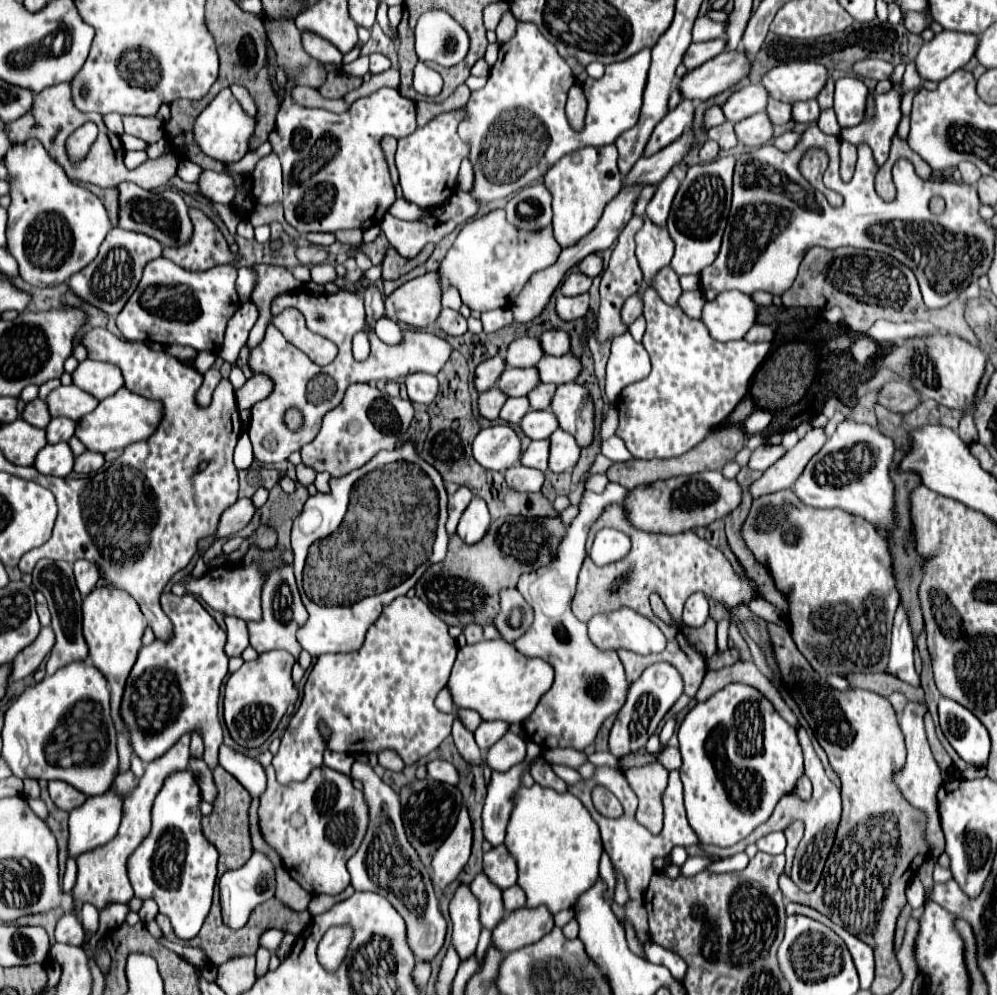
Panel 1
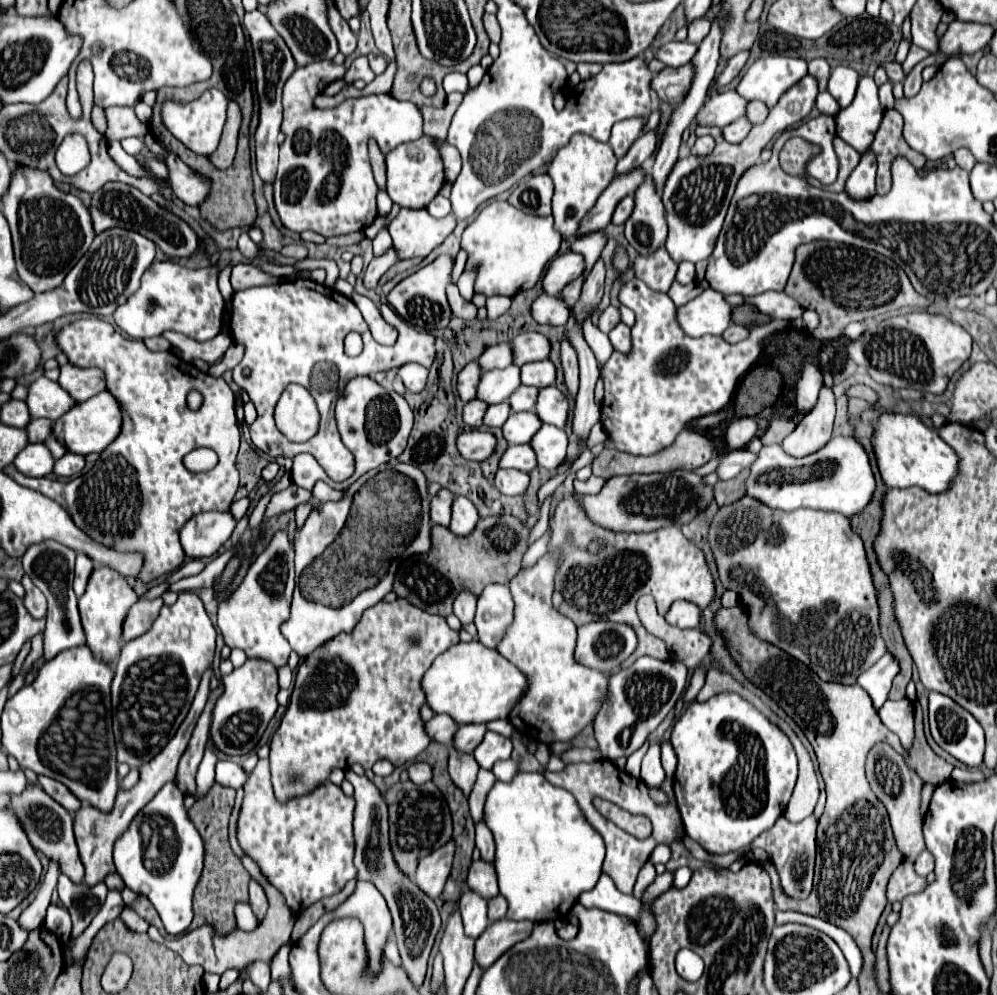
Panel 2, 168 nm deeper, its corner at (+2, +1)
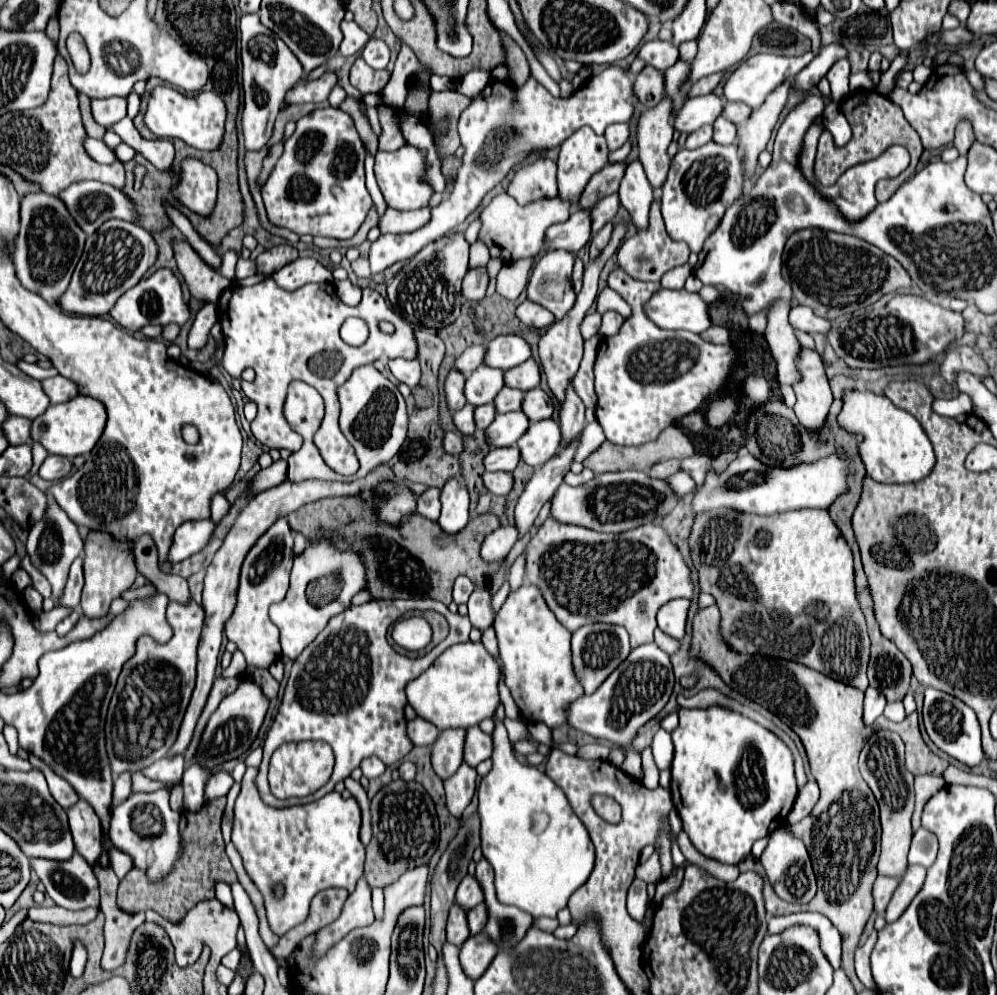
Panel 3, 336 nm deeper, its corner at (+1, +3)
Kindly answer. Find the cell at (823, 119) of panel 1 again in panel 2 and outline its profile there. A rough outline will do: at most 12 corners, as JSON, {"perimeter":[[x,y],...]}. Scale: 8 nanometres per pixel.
{"perimeter":[[828,90],[818,94],[816,108],[822,114],[836,116],[840,104]]}

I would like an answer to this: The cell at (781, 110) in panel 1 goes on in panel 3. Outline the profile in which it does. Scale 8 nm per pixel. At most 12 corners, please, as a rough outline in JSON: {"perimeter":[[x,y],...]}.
{"perimeter":[[727,102],[725,118],[743,124],[751,108],[741,102]]}

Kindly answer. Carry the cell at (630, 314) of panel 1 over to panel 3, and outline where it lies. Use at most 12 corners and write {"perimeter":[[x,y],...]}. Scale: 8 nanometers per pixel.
{"perimeter":[[587,314],[581,334],[587,338],[599,334],[601,314]]}

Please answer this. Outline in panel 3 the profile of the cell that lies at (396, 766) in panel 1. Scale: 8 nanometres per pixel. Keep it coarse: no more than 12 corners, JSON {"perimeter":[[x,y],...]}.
{"perimeter":[[377,758],[361,762],[363,776],[369,780],[381,776],[385,766]]}

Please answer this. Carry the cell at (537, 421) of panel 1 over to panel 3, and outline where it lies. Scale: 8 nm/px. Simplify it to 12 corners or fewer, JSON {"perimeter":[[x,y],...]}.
{"perimeter":[[517,410],[485,430],[491,446],[513,446],[529,428]]}

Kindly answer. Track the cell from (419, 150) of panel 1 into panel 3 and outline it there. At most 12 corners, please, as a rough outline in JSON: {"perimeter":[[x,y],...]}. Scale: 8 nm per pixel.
{"perimeter":[[409,144],[377,152],[375,176],[387,204],[429,204],[425,152]]}

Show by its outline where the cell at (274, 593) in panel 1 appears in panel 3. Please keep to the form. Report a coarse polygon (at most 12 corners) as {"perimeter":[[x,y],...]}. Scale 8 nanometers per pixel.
{"perimeter":[[279,518],[249,550],[225,636],[249,666],[281,658],[269,606],[289,588],[293,530]]}

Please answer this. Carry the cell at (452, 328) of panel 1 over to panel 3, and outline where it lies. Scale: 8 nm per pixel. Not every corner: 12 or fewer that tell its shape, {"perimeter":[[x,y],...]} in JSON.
{"perimeter":[[485,268],[469,270],[463,278],[465,300],[479,302],[489,278]]}

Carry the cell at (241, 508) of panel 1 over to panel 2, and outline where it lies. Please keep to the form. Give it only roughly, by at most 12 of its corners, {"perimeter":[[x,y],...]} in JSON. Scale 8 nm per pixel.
{"perimeter":[[230,512],[196,514],[180,530],[188,558],[212,556],[230,538]]}

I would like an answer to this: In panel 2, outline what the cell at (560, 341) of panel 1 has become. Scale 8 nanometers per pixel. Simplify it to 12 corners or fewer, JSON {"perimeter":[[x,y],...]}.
{"perimeter":[[526,332],[510,340],[512,364],[546,360],[550,342]]}

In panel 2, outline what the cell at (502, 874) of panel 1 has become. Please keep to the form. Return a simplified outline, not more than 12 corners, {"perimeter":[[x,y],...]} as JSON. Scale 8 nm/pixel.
{"perimeter":[[472,862],[466,884],[486,900],[498,896],[494,864]]}

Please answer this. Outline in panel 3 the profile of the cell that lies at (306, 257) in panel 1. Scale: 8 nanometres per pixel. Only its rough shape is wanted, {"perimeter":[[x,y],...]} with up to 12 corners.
{"perimeter":[[291,244],[273,246],[257,256],[259,274],[271,274],[297,260]]}

